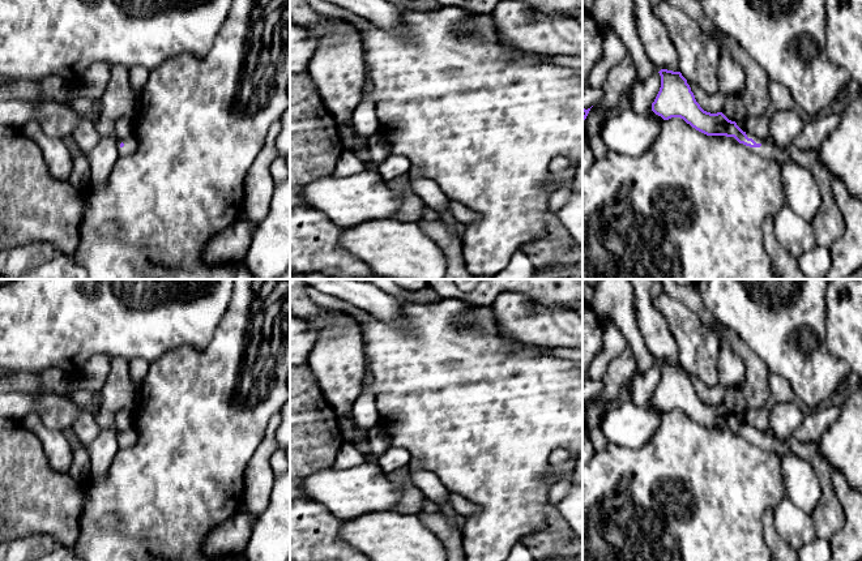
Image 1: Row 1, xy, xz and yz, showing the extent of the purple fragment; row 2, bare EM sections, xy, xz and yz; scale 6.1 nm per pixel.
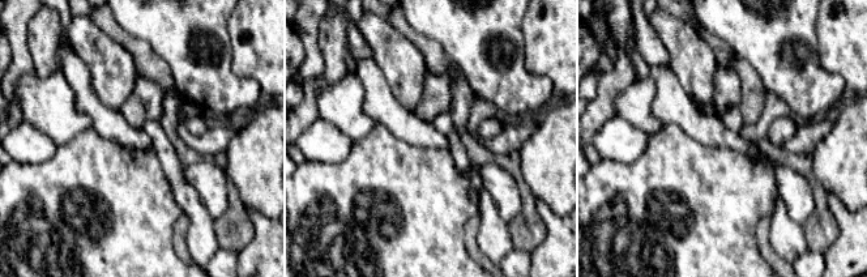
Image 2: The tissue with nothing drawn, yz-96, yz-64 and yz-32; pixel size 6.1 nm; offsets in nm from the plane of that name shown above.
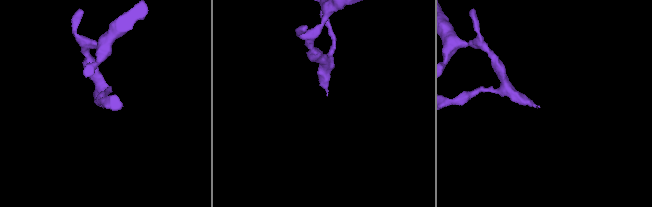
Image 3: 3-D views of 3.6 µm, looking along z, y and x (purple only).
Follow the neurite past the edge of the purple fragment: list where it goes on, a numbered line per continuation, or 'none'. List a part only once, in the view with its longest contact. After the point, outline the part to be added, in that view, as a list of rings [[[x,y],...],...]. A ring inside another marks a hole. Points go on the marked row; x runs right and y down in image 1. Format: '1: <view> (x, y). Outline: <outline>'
1: yz (768, 149). Outline: [[[746,132],[746,134],[748,138],[752,138],[756,144],[761,145],[760,147],[750,147],[744,145],[747,149],[756,153],[759,157],[767,159],[774,159],[780,164],[791,162],[790,155],[773,141],[769,141],[768,138],[759,138],[748,132]]]

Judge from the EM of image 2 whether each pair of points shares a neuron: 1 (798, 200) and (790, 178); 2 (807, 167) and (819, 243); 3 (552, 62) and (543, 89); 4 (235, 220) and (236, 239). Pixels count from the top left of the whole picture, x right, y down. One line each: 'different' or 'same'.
1: same
2: same
3: different
4: same

